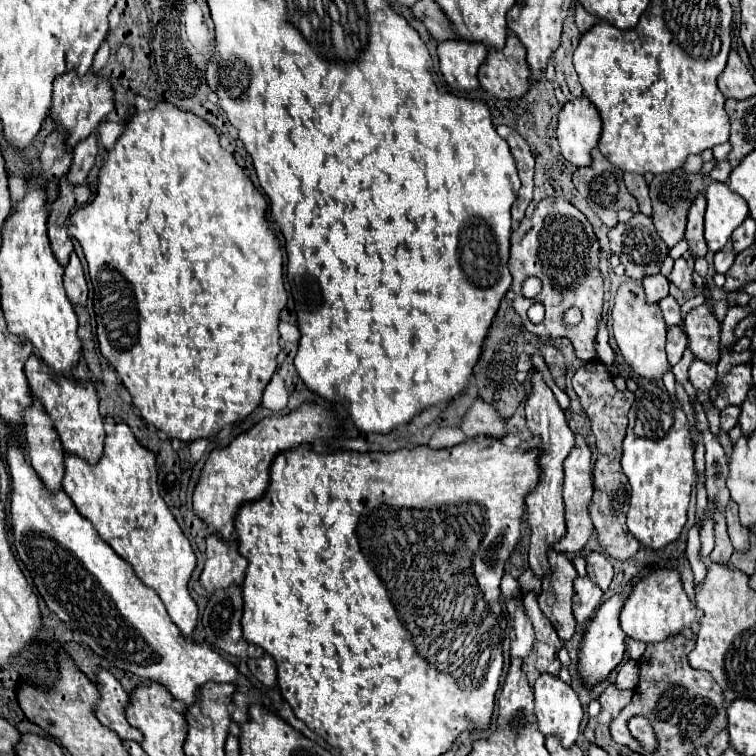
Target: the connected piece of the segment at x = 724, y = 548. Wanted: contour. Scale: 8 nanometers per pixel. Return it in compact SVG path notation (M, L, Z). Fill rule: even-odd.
M715 511L715 549L711 551L711 561L715 563L723 563L723 565L731 565L731 553L733 553L733 545L727 533L727 523L725 517L721 513Z

